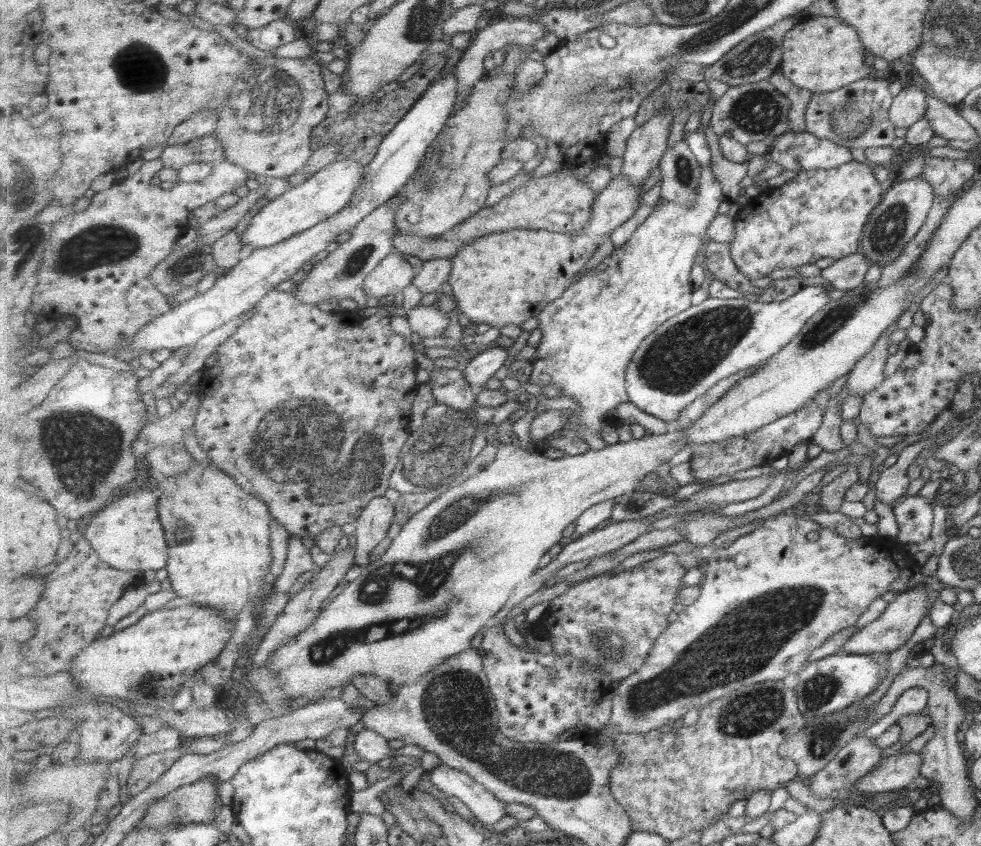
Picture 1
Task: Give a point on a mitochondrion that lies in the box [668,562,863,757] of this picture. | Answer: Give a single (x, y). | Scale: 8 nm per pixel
(748, 714)

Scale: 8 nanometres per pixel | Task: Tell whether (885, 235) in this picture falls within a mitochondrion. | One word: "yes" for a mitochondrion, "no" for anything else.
yes

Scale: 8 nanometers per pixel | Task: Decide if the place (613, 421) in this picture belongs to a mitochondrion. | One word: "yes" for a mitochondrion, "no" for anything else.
no

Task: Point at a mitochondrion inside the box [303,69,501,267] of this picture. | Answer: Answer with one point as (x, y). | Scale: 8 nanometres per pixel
(440, 190)

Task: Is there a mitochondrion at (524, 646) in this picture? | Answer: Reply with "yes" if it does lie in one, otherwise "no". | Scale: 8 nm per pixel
no

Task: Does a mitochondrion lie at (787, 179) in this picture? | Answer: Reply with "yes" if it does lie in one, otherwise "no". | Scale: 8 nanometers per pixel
no

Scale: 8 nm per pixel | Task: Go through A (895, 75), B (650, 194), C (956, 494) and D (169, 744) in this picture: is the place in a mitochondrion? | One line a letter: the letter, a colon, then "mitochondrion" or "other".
A: other
B: other
C: other
D: other

